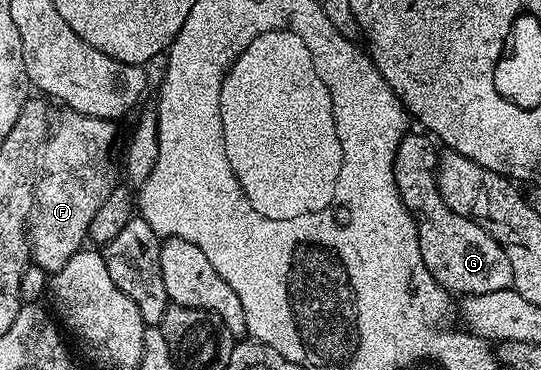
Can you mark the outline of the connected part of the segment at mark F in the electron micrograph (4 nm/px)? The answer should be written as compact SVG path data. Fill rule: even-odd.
M65 112L60 122L55 122L54 132L50 141L56 144L56 165L44 178L37 180L34 185L34 216L30 221L30 257L48 275L55 275L66 267L66 263L75 253L80 252L89 236L88 228L98 207L105 203L113 186L117 184L116 169L112 166L112 148L116 145L115 120L102 117L91 117L85 113Z

